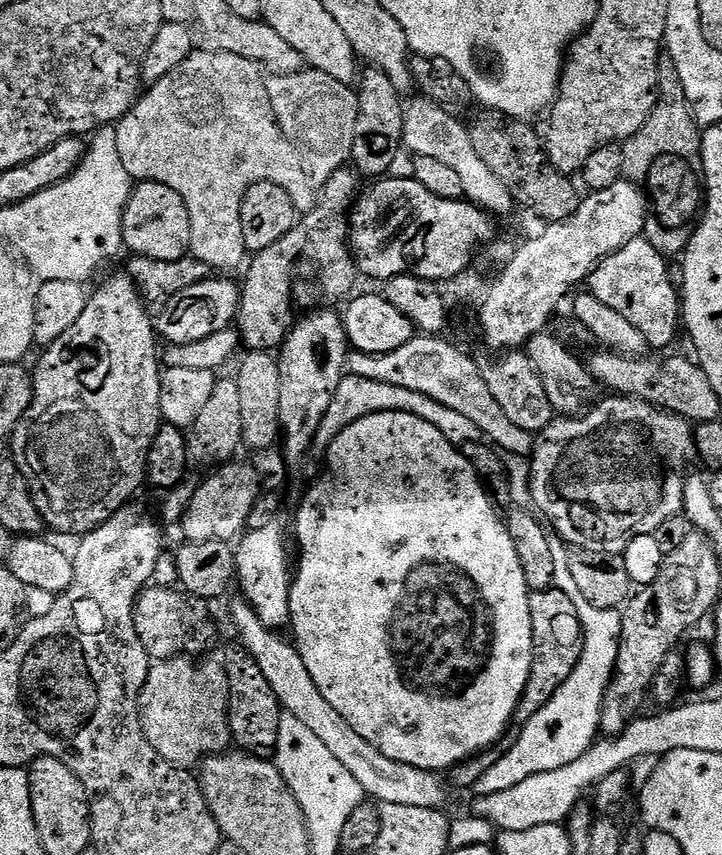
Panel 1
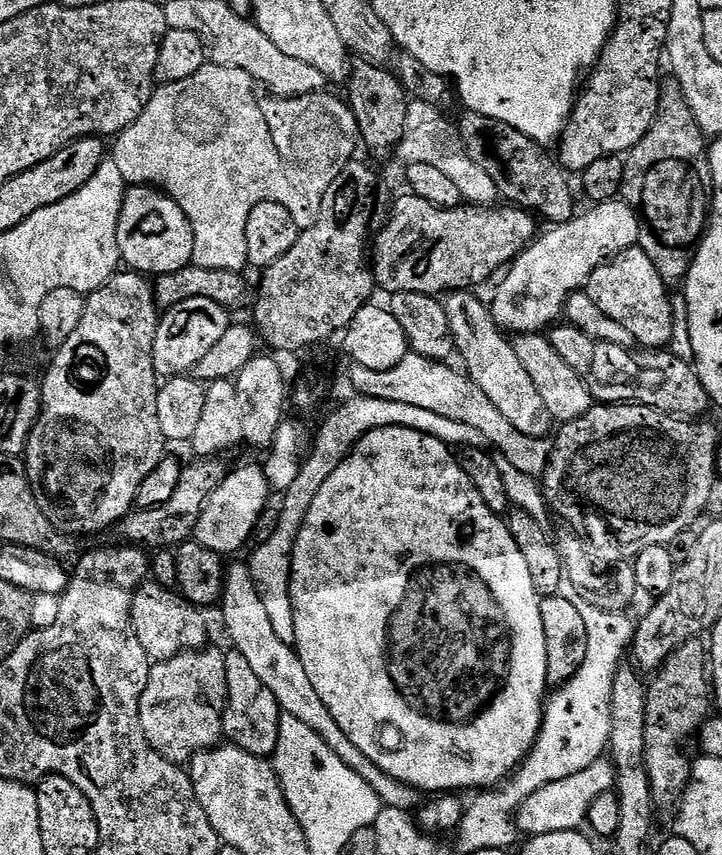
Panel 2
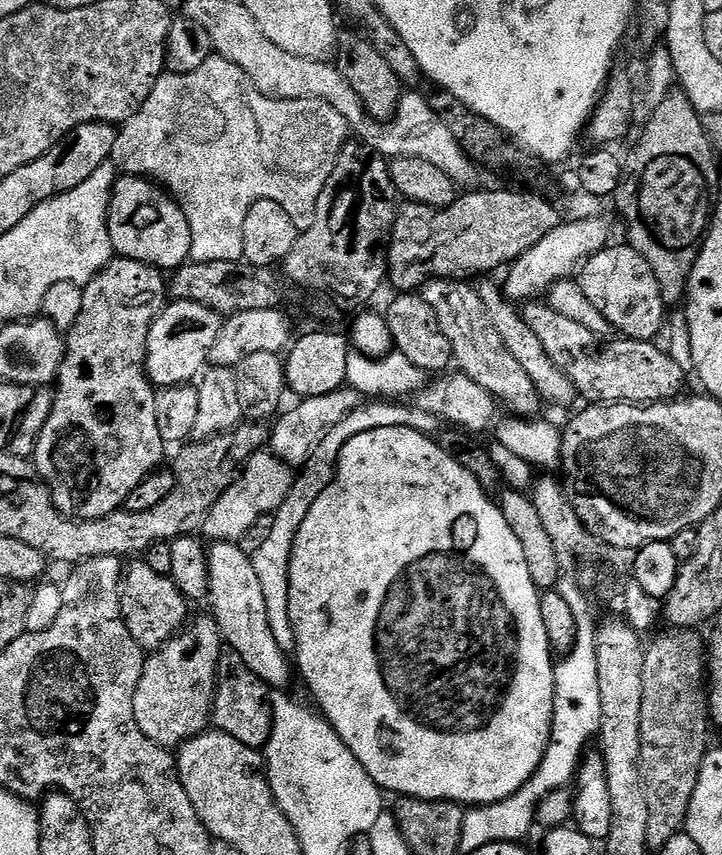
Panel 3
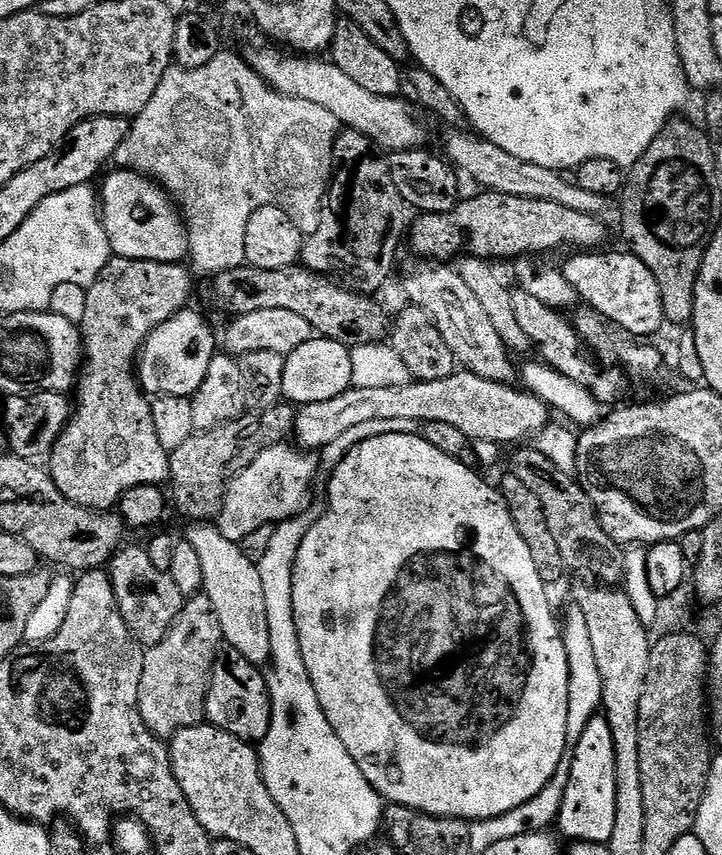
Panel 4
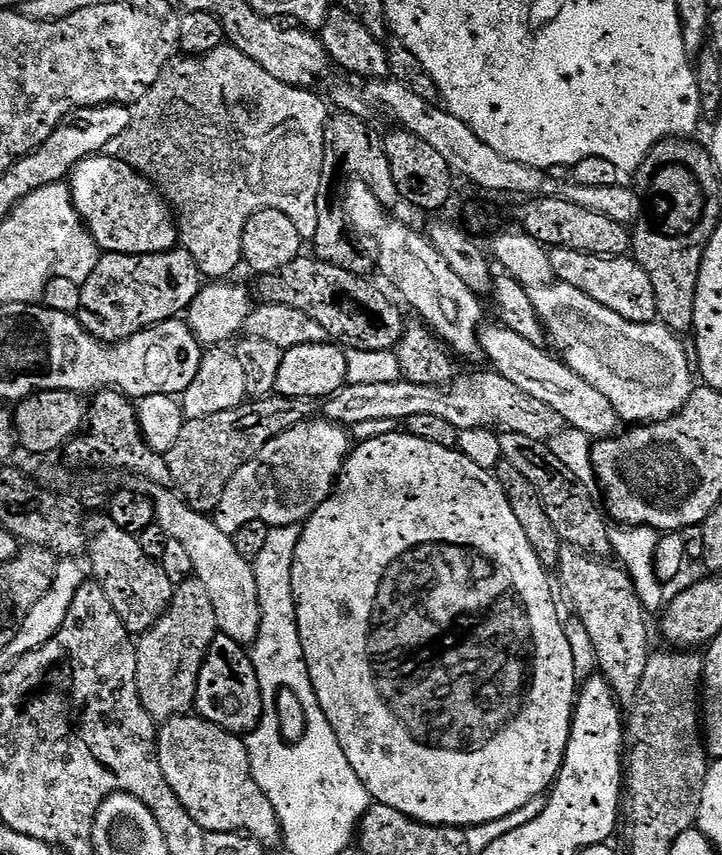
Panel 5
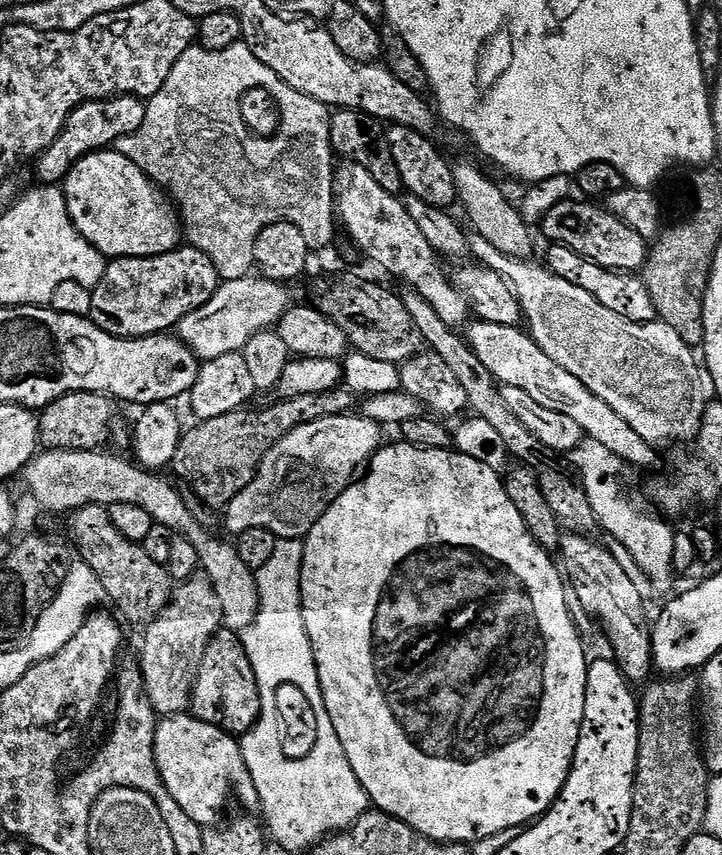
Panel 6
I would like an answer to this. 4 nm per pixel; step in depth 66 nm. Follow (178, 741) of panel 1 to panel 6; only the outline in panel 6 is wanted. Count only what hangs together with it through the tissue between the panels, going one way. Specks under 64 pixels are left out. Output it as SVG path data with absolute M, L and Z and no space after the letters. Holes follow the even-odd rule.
M195 574L188 580L177 583L172 593L171 600L164 611L143 629L144 645L140 648L140 672L144 675L143 695L152 709L161 717L179 716L189 711L192 702L192 687L196 681L198 670L202 666L202 658L212 641L215 632L220 631L224 623L222 602L218 602L218 594L208 577Z

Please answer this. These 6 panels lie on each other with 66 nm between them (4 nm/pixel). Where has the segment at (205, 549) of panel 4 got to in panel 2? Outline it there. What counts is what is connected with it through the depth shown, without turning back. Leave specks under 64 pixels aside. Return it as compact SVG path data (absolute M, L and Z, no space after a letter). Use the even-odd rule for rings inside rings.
M247 563L227 565L224 574L224 594L218 601L218 609L224 615L224 628L228 631L228 636L232 639L231 647L250 662L250 667L254 669L254 674L258 674L258 679L262 681L262 686L274 694L274 698L280 703L280 711L283 715L298 718L298 722L306 722L310 730L314 730L354 770L365 780L378 794L381 805L412 810L417 807L417 789L404 783L403 779L389 776L381 765L374 763L354 742L350 742L348 735L341 730L338 722L326 710L322 698L318 698L318 690L310 686L310 677L306 675L306 666L302 666L300 655L295 647L290 644L283 644L274 634L270 622L266 618L266 610L260 604L260 598L256 595L256 585L252 582L252 574Z

